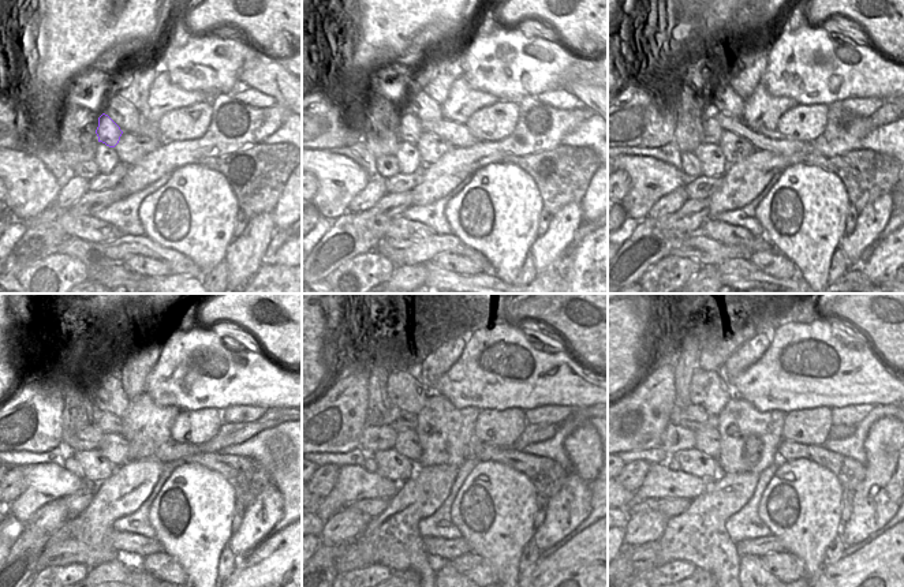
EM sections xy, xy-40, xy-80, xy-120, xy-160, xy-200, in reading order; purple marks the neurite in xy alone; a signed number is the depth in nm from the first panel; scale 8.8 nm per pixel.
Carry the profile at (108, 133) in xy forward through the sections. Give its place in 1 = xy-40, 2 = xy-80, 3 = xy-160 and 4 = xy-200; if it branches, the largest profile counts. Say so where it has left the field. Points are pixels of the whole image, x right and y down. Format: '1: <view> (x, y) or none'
1: xy-40 (410, 130)
2: xy-80 (710, 131)
3: xy-160 (373, 438)
4: xy-200 (675, 438)

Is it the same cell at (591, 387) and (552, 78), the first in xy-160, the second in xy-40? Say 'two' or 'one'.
one

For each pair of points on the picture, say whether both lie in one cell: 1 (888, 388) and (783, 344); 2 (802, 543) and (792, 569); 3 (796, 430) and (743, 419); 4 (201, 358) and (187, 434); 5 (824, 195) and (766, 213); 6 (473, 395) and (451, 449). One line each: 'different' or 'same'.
1: same
2: different
3: different
4: different
5: same
6: different

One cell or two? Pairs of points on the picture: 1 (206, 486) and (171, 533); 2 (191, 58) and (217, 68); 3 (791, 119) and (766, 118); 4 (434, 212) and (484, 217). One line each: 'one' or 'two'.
1: one
2: one
3: two
4: two

